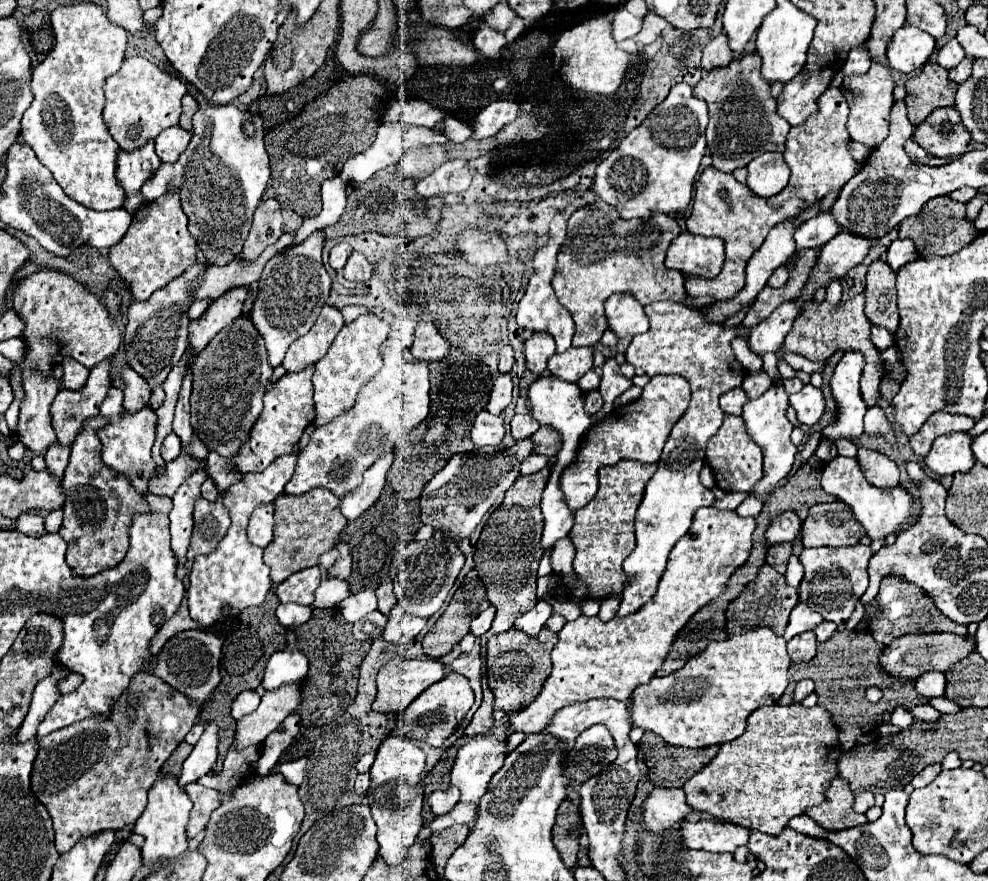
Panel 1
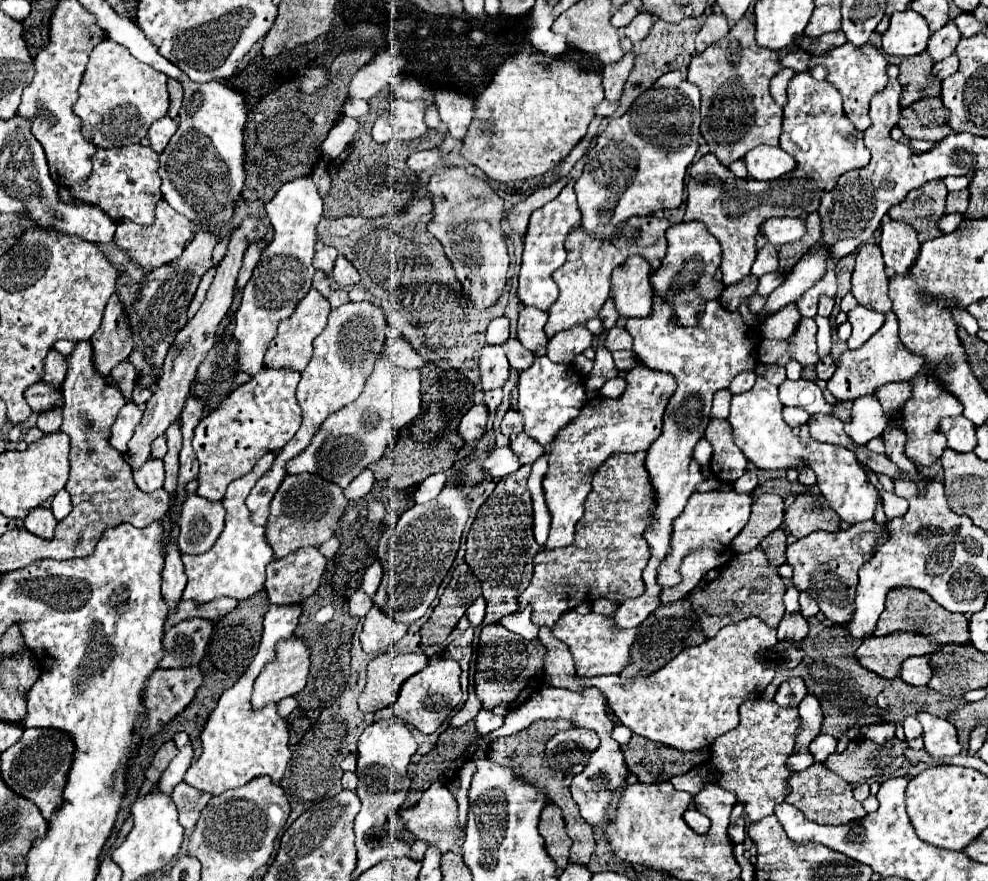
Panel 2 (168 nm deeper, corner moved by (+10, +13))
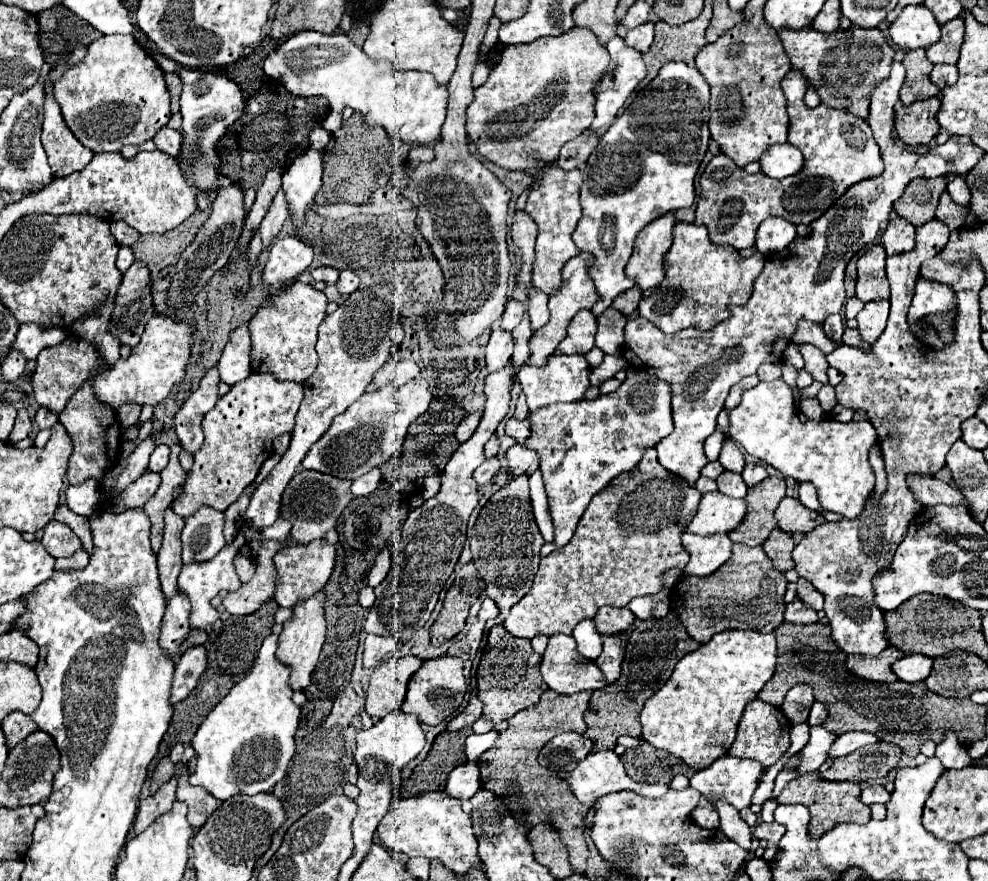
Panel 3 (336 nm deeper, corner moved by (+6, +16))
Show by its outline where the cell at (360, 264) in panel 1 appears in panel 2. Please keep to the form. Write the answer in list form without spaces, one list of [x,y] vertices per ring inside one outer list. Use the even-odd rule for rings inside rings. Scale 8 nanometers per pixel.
[[[338,255],[336,265],[332,269],[332,279],[346,287],[346,285],[358,285],[360,281],[360,273],[356,271],[356,267],[352,267],[352,263],[348,263],[348,259],[344,259],[344,255]]]

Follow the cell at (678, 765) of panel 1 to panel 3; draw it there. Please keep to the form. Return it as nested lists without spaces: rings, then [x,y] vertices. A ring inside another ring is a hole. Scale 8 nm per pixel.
[[[648,742],[626,750],[622,764],[632,780],[646,784],[670,784],[676,774],[684,774],[688,778],[694,776],[694,770],[684,766],[682,760],[674,758],[670,752],[652,748]]]

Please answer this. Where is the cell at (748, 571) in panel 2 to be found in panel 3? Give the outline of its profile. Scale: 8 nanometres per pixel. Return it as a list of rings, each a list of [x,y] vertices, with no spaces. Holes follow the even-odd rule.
[[[734,544],[732,558],[728,558],[716,572],[712,572],[712,576],[704,576],[704,580],[696,580],[696,576],[682,576],[680,584],[672,586],[670,590],[670,604],[672,604],[672,610],[674,610],[674,604],[680,604],[678,618],[684,624],[688,636],[700,644],[708,642],[716,632],[724,632],[724,630],[748,630],[750,628],[750,630],[758,630],[766,634],[766,632],[772,632],[784,620],[786,584],[788,582],[784,574],[772,566],[772,560],[764,554],[762,546],[750,548],[746,544]]]

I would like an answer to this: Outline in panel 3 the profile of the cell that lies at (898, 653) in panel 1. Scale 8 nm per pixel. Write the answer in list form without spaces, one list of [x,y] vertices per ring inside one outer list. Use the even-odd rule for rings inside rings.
[[[888,646],[880,656],[870,658],[870,656],[848,656],[846,660],[846,668],[868,682],[896,682],[896,674],[890,670],[894,660],[898,660],[902,656],[902,650]]]

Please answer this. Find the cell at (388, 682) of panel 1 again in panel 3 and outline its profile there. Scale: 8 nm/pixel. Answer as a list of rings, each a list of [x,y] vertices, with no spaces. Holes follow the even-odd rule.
[[[400,656],[380,664],[370,678],[366,714],[374,720],[380,720],[386,714],[398,710],[406,698],[408,680],[420,666],[422,660],[416,656]]]

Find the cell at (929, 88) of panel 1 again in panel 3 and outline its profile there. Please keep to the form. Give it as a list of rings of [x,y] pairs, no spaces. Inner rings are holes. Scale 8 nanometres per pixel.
[[[926,50],[906,52],[902,64],[906,68],[906,80],[900,90],[902,104],[914,104],[918,100],[926,100],[940,94],[940,88],[930,82],[932,62],[928,62]]]

